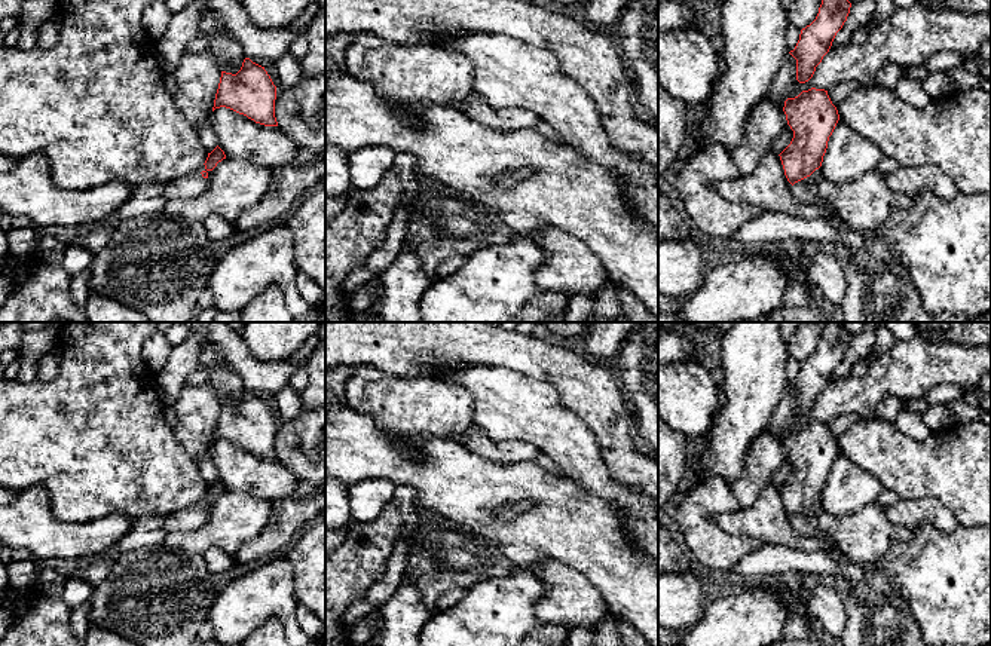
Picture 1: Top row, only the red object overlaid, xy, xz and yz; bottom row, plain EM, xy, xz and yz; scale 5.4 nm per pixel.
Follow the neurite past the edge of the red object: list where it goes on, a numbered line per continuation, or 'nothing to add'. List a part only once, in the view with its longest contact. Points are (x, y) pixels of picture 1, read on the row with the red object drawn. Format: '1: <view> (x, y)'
1: xy (150, 198)

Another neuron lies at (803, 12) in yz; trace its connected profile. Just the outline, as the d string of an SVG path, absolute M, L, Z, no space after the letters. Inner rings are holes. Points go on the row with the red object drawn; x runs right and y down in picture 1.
M795 0L786 10L789 24L801 31L816 19L820 4L822 0Z

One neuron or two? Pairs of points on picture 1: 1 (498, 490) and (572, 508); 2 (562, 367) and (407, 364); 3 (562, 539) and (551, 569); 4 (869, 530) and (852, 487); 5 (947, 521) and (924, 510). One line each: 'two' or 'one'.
1: one
2: one
3: two
4: one
5: one

